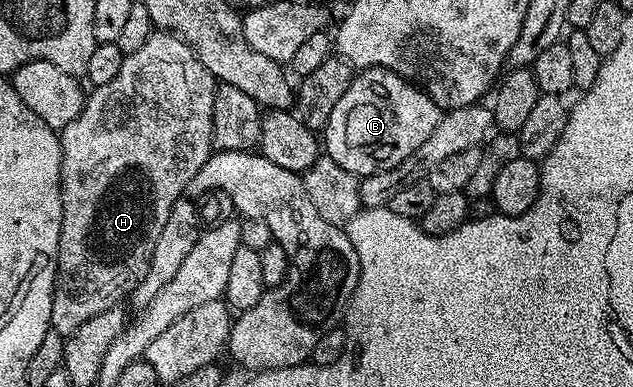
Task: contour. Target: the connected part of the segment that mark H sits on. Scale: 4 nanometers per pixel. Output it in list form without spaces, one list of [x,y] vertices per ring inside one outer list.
[[[154,31],[152,36],[143,42],[139,50],[128,53],[119,69],[119,74],[111,78],[103,86],[93,88],[85,97],[83,110],[66,128],[60,129],[61,137],[61,201],[63,202],[63,222],[59,234],[59,254],[57,255],[57,276],[53,280],[53,301],[51,302],[51,328],[59,335],[67,337],[87,318],[95,318],[95,314],[103,314],[103,310],[116,308],[121,299],[128,297],[143,282],[147,270],[151,266],[151,254],[155,254],[155,242],[159,242],[159,233],[167,226],[167,218],[171,214],[171,206],[186,195],[189,183],[199,174],[203,162],[213,155],[213,115],[215,114],[215,94],[219,84],[213,75],[199,62],[195,50],[174,36],[172,32]]]

